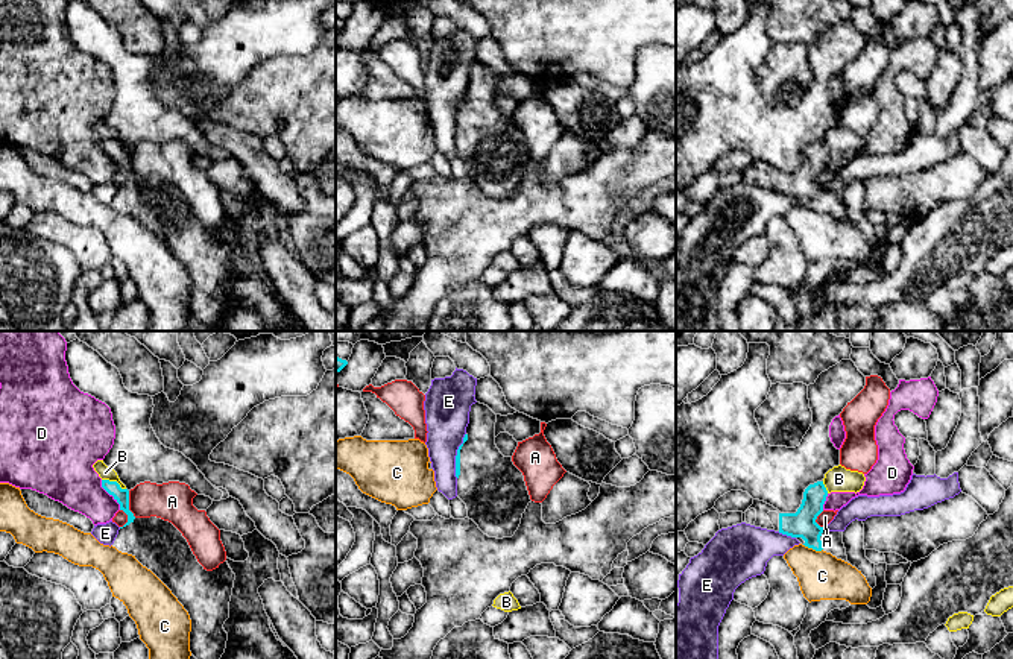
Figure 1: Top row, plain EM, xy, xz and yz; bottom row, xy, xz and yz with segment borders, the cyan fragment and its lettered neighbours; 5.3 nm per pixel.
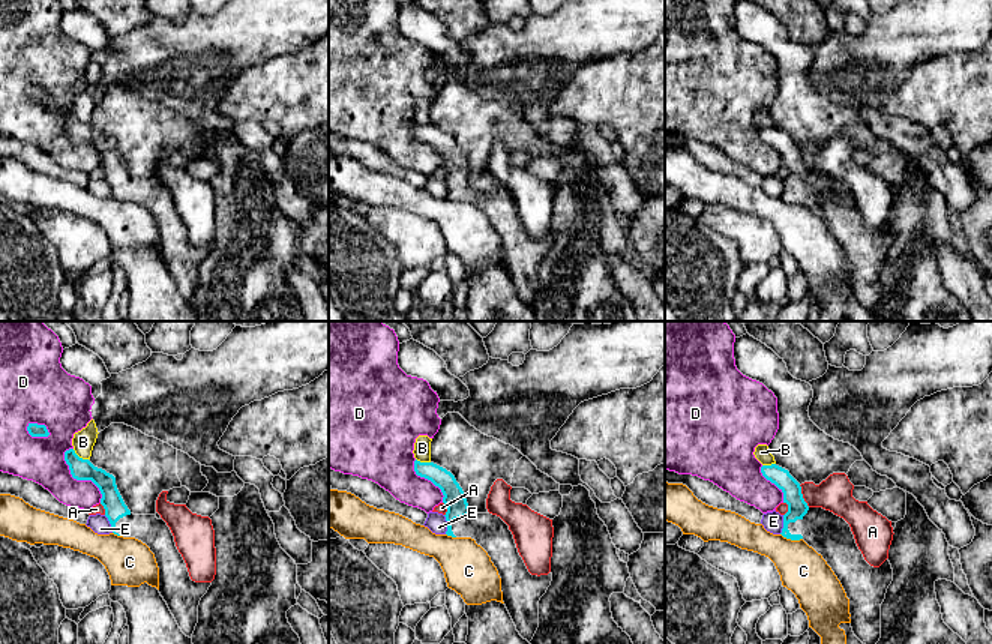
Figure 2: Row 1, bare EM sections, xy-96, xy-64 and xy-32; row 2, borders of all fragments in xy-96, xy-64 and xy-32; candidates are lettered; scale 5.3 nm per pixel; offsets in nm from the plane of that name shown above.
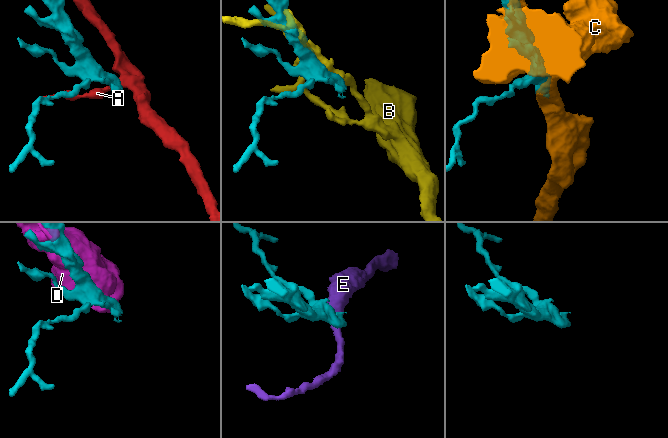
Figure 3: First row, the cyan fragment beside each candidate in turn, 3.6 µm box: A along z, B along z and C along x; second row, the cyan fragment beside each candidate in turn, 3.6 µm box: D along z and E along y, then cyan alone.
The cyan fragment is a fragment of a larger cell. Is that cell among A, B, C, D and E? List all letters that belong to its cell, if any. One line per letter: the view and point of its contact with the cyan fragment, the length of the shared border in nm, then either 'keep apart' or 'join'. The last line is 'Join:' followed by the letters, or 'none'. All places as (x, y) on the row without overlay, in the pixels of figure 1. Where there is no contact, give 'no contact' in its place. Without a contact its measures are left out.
A: meets cyan in xy at (128, 164); contact 150 nm long; keep apart
B: meets cyan in xy at (114, 141); contact 140 nm long; keep apart
C: meets cyan in yz at (813, 208); contact 110 nm long; keep apart
D: meets cyan in xy at (111, 154); contact 190 nm long; keep apart
E: meets cyan in xz at (456, 116); contact 240 nm long; keep apart
Join: none

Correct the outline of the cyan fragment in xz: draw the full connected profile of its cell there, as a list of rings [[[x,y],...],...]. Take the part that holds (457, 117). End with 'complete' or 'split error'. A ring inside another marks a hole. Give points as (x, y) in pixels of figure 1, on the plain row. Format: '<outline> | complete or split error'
[[[484,64],[471,65],[469,84],[456,115],[457,156],[466,164],[468,178],[489,197],[512,197],[532,162],[524,135],[495,105],[497,74]]] | split error

